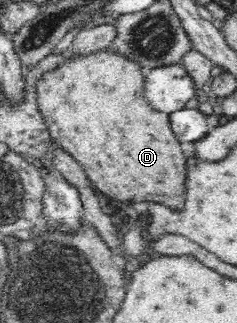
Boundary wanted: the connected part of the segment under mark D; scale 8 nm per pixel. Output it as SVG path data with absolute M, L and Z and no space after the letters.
M109 50L99 51L89 56L68 59L55 70L37 81L38 109L43 115L49 134L84 168L88 182L97 191L117 202L151 202L163 204L171 210L185 208L185 180L187 180L187 160L181 144L171 132L169 116L153 110L143 98L144 71L123 57Z

